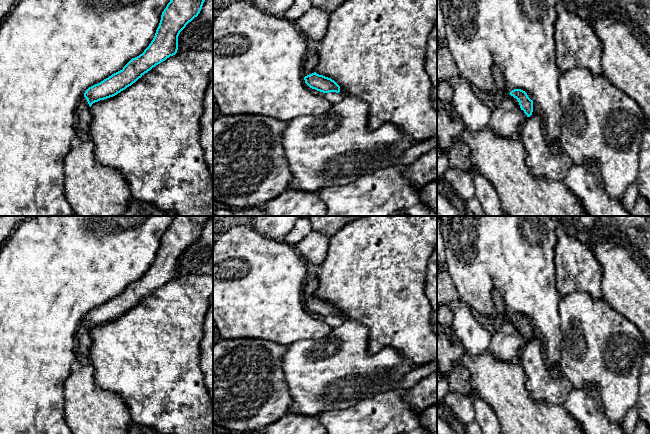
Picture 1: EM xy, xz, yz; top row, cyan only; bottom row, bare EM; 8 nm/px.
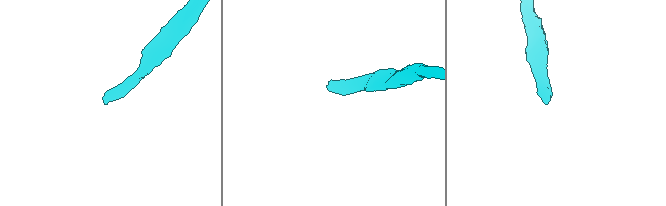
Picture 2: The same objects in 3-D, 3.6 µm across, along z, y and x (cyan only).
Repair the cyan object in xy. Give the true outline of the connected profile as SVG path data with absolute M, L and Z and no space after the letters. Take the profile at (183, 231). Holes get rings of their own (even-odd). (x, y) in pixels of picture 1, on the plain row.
M174 216L173 221L162 236L161 244L155 260L144 276L135 282L132 282L122 294L112 298L100 307L89 311L85 315L84 320L78 326L76 333L79 349L83 355L88 356L90 347L92 345L91 330L93 327L117 319L135 307L153 291L177 277L178 260L180 256L189 246L198 240L206 221L211 217L212 216Z

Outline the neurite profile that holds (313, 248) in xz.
M317 231L309 233L295 249L305 262L319 266L326 257L329 239Z

